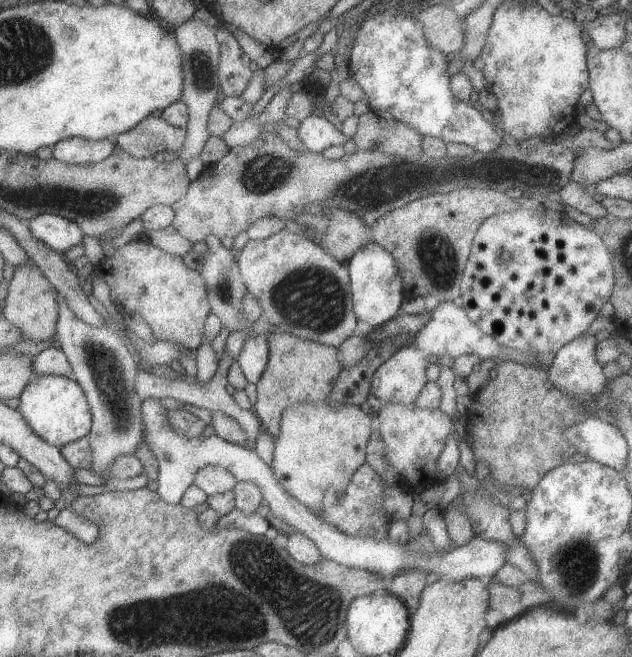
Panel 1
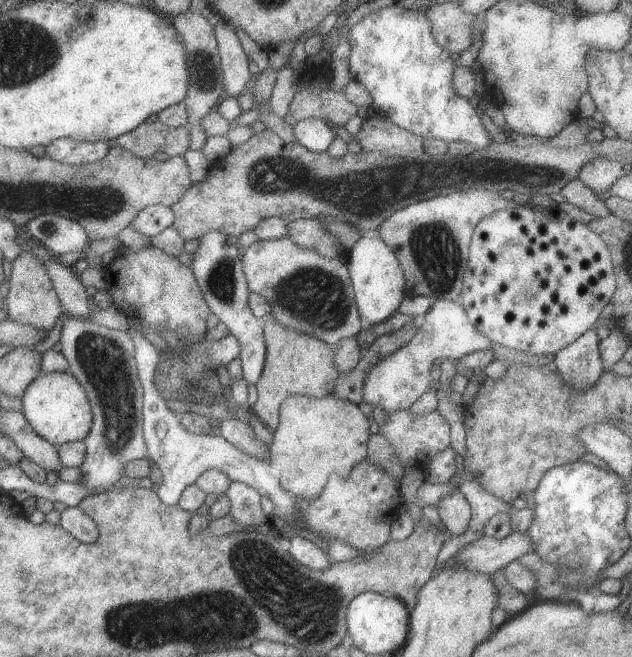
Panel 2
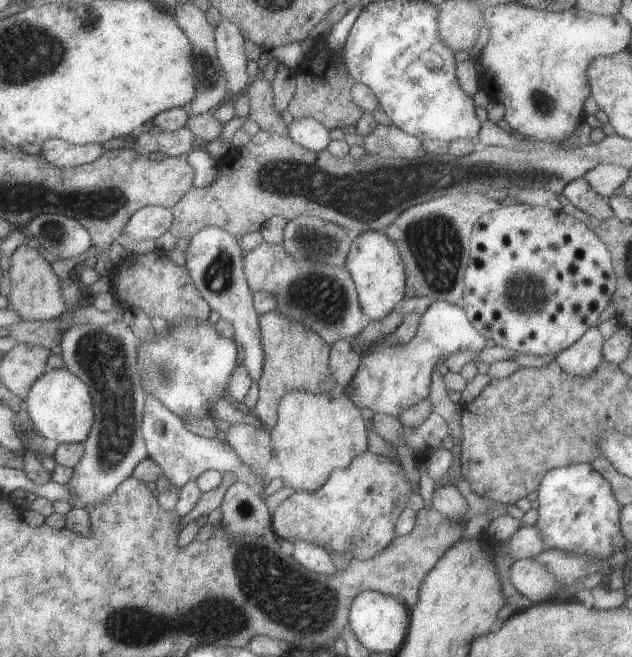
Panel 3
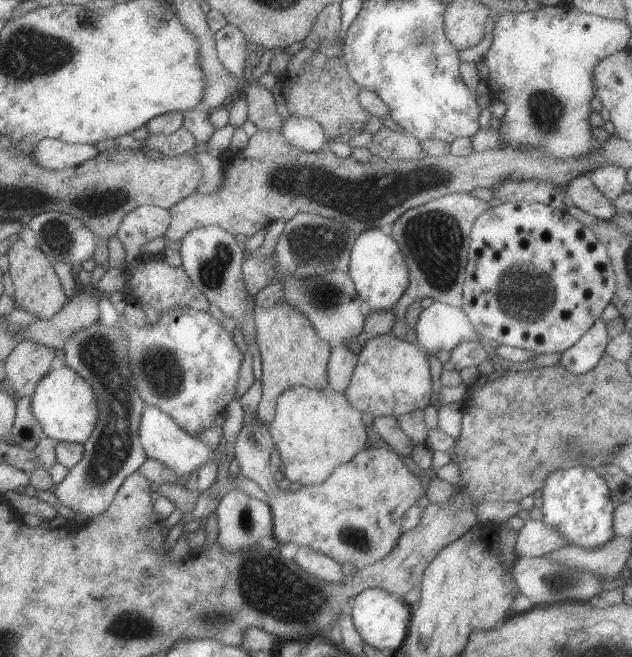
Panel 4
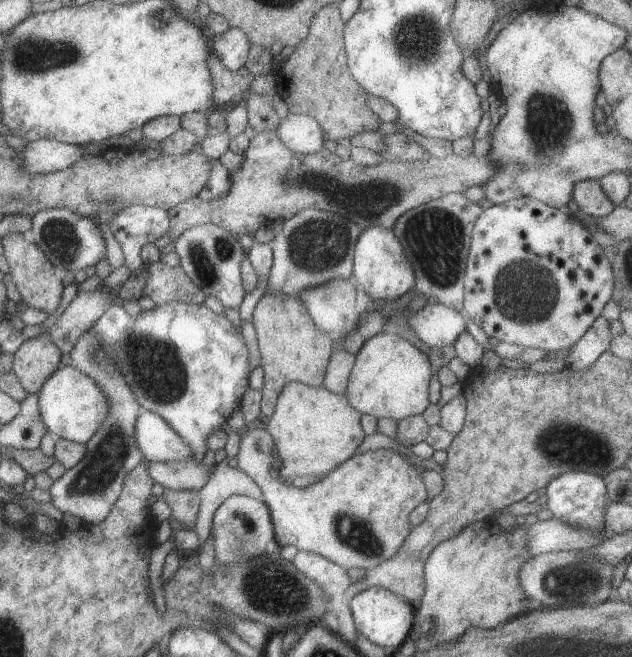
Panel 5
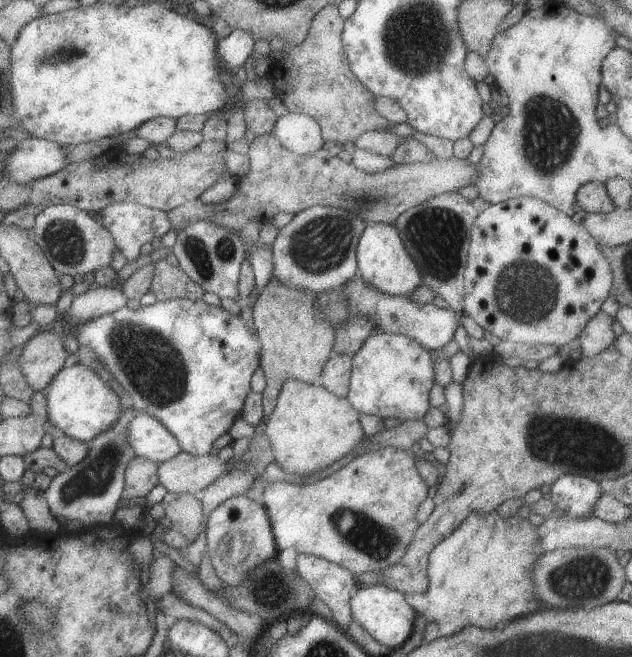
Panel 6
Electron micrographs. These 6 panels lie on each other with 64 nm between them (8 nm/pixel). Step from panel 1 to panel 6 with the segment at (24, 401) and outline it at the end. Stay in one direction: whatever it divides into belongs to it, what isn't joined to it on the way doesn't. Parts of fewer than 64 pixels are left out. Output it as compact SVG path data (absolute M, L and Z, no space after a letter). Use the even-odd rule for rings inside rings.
M83 364L59 370L47 388L47 422L59 428L67 438L91 444L99 434L111 430L123 414L121 396L93 368Z

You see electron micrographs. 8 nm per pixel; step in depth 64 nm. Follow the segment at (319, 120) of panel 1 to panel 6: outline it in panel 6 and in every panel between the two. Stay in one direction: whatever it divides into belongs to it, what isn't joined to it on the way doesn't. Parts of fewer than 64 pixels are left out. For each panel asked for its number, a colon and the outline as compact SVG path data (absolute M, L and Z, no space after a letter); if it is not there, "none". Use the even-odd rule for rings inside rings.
2: M307 118L307 120L299 120L293 126L293 134L295 134L295 142L305 146L311 152L327 152L329 144L335 140L335 130L325 124L323 120L317 118Z
3: M293 118L293 122L287 126L287 130L289 130L287 138L291 138L295 144L307 148L309 152L323 152L333 138L333 134L321 122L313 120L313 118L299 118L299 120Z
4: M291 116L287 120L283 120L283 128L281 134L285 136L285 140L303 150L303 152L319 152L323 148L327 148L327 136L323 134L321 124L317 124L313 118L303 118L303 116Z
5: M289 114L281 118L277 126L277 136L281 142L297 154L315 154L323 148L323 128L311 116Z
6: M283 114L277 118L273 132L283 148L287 148L293 154L307 156L317 150L321 150L323 136L321 136L321 126L317 124L315 118L307 114Z

